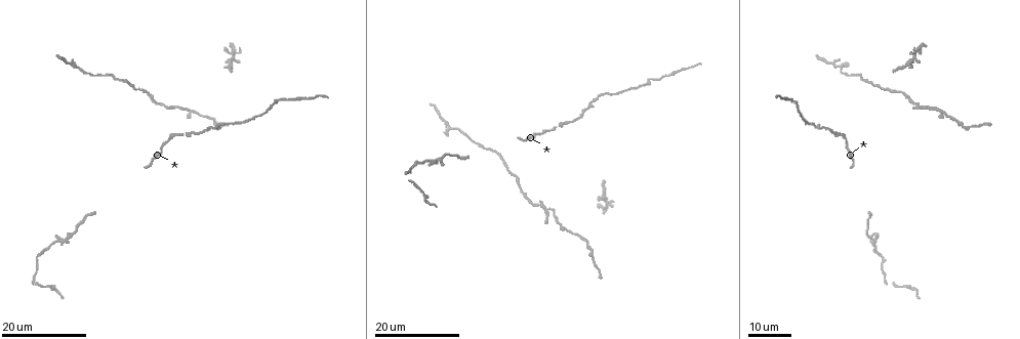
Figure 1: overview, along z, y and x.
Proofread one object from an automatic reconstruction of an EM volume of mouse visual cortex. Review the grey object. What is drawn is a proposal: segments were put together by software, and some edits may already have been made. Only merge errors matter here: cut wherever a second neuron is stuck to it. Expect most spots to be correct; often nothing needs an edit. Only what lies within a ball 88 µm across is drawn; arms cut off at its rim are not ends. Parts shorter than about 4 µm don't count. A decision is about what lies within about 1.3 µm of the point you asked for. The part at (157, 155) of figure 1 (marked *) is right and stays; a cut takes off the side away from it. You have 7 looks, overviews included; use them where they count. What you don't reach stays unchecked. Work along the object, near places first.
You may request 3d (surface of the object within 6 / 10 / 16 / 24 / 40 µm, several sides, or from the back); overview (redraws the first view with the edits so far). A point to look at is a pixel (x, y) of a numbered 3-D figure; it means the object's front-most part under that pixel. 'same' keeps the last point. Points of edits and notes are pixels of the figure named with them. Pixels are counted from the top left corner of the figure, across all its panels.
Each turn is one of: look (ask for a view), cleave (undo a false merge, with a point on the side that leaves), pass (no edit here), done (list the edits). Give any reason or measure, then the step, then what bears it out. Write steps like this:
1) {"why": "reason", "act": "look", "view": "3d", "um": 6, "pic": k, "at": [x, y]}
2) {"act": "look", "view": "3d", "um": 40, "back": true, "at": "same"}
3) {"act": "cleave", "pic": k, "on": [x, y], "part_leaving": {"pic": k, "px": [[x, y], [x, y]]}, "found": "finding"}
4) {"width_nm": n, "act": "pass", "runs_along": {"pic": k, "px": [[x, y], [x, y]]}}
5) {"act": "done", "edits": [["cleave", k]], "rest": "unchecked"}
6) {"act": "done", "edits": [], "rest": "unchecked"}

{"why": "thin arm on a thick one", "act": "look", "view": "3d", "um": 24, "pic": 1, "at": [59, 239]}

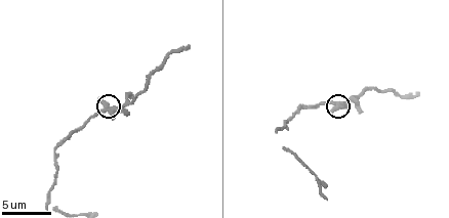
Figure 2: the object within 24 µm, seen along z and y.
{"act": "look", "view": "3d", "um": 6, "pic": 2, "at": [332, 102]}

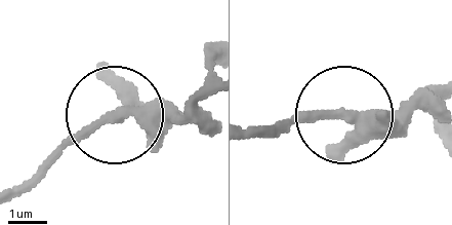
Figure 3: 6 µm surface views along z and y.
{"arms": 3, "act": "pass", "found": "all the same neuron"}

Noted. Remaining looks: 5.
{"act": "look", "view": "3d", "um": 16, "pic": 1, "at": [144, 89]}

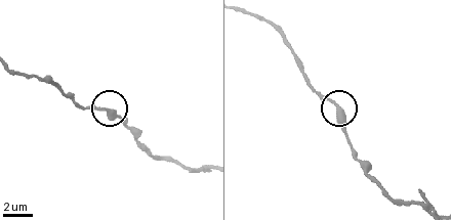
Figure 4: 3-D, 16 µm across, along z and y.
{"why": "closer look", "act": "look", "view": "3d", "um": 10, "pic": 4, "at": [111, 112]}

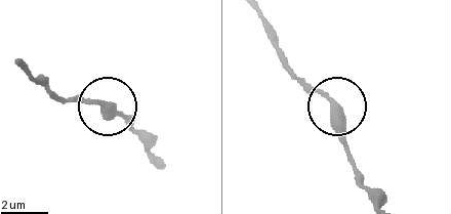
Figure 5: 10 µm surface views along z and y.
{"act": "pass", "found": "continuous, no second neuron"}

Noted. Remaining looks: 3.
{"why": "looks like a crossing", "act": "look", "view": "3d", "um": 16, "pic": 1, "at": [601, 195]}

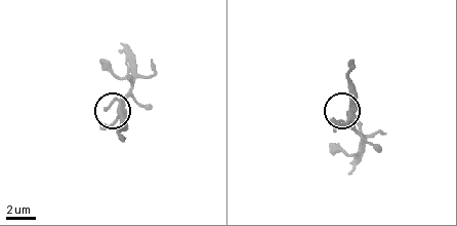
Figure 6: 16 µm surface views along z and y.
{"act": "look", "view": "3d", "um": 6, "pic": 6, "at": [121, 109]}

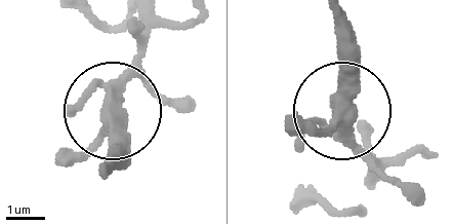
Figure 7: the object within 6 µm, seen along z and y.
{"width_nm": 380, "act": "pass", "found": "continuous, no second neuron"}

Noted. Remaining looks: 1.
{"act": "done", "edits": [], "rest": "unchecked"}

